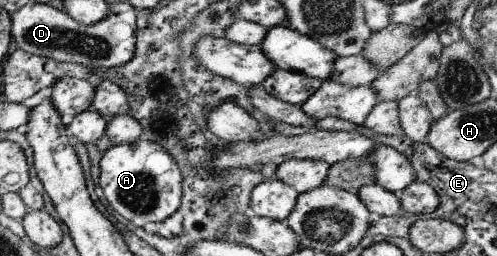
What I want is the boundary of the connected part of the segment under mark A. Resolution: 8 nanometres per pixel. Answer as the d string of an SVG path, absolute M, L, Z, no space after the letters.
M144 139L113 146L103 153L100 186L113 210L131 221L137 228L145 229L148 224L167 220L182 203L182 174L178 164L159 144Z

